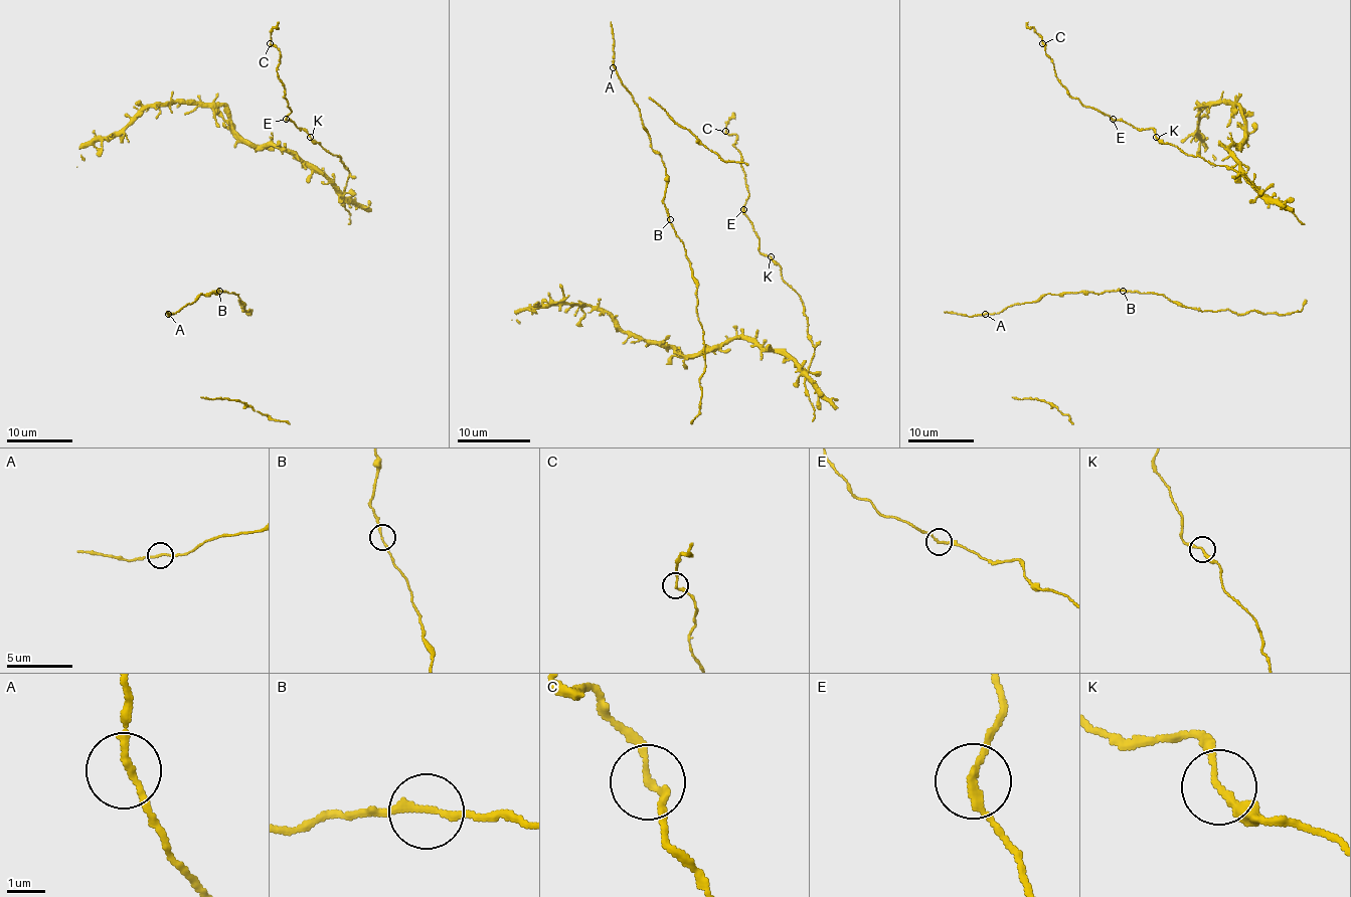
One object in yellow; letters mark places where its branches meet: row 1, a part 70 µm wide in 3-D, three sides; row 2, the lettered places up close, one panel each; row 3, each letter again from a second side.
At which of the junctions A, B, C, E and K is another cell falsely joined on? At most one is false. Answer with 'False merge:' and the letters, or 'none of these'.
False merge: none of these

